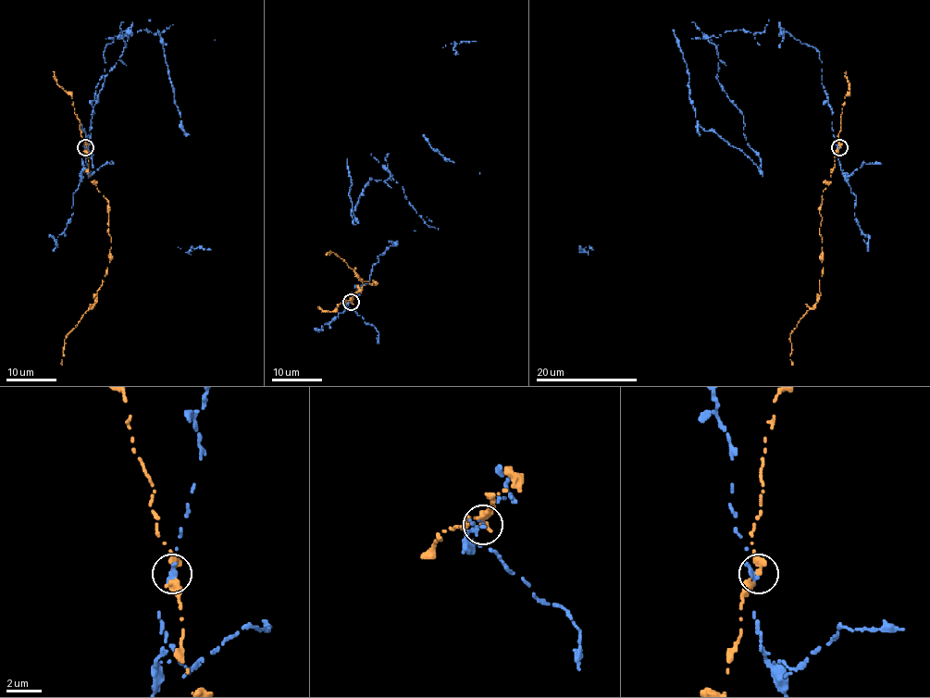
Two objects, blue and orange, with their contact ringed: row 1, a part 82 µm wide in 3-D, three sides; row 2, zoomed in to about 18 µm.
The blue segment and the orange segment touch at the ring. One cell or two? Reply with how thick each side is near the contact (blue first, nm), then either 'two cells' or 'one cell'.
calibres 280 and 280 nm; two cells

